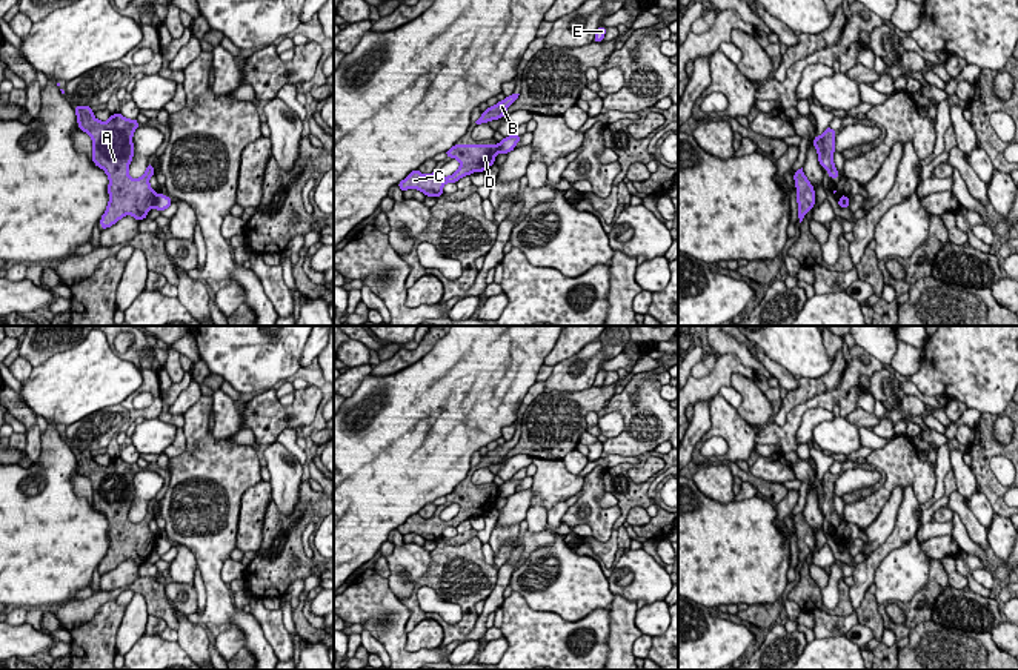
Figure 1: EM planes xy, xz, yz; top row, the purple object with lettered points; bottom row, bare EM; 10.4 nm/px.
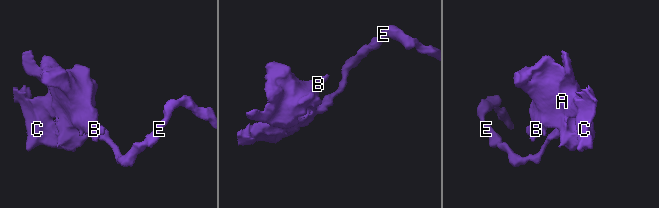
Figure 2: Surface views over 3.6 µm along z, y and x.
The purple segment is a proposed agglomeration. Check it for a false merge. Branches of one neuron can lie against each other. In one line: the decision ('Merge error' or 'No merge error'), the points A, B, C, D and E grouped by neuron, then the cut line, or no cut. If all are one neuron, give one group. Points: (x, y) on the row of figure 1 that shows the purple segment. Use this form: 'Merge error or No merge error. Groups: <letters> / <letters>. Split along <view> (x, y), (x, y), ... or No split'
Merge error. Groups: A B C D / E. Split along xy (157, 195), (153, 206)

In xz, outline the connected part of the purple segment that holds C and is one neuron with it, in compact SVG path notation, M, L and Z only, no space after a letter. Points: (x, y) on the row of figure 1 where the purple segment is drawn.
M454 144L446 151L446 157L457 158L460 168L449 177L443 177L440 172L432 172L429 175L421 174L418 169L408 174L397 186L404 192L408 189L418 189L426 197L443 195L443 186L446 183L457 183L466 175L477 172L484 172L494 164L495 157L500 151L498 144Z

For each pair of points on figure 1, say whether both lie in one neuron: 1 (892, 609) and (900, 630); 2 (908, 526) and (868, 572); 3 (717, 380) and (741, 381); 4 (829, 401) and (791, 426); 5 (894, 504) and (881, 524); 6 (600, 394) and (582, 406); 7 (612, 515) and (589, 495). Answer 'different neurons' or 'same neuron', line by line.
1: different neurons
2: same neuron
3: different neurons
4: same neuron
5: same neuron
6: same neuron
7: same neuron

